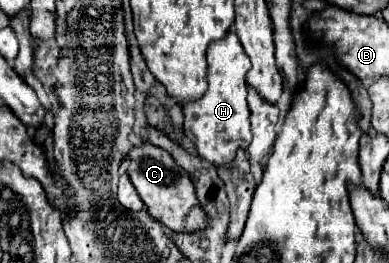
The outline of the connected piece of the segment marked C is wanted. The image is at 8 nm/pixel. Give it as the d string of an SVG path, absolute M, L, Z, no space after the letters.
M146 142L142 148L134 148L126 158L130 160L130 180L152 218L172 228L174 232L200 232L208 228L210 216L206 216L206 210L196 200L196 186L192 182L192 176L180 168L166 150Z

